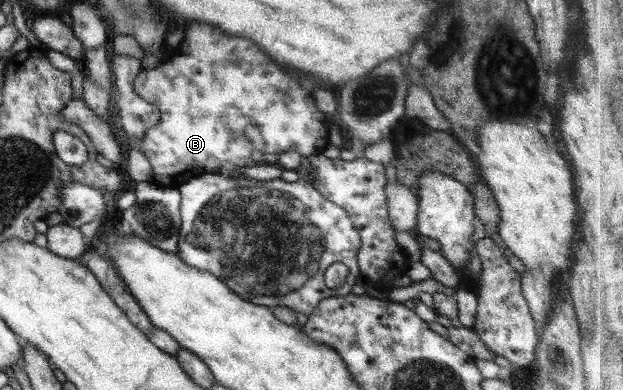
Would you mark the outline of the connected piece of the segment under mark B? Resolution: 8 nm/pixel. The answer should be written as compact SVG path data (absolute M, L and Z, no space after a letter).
M192 22L184 34L169 56L158 60L154 68L142 68L132 84L134 94L159 112L158 123L148 128L137 144L137 149L144 154L152 169L148 183L178 188L199 174L233 172L250 165L246 162L250 160L252 150L270 152L268 159L287 150L294 150L302 156L324 152L331 127L326 116L318 112L310 94L302 90L294 78L284 74L264 52L260 52L254 42L224 36L218 28L200 22Z

